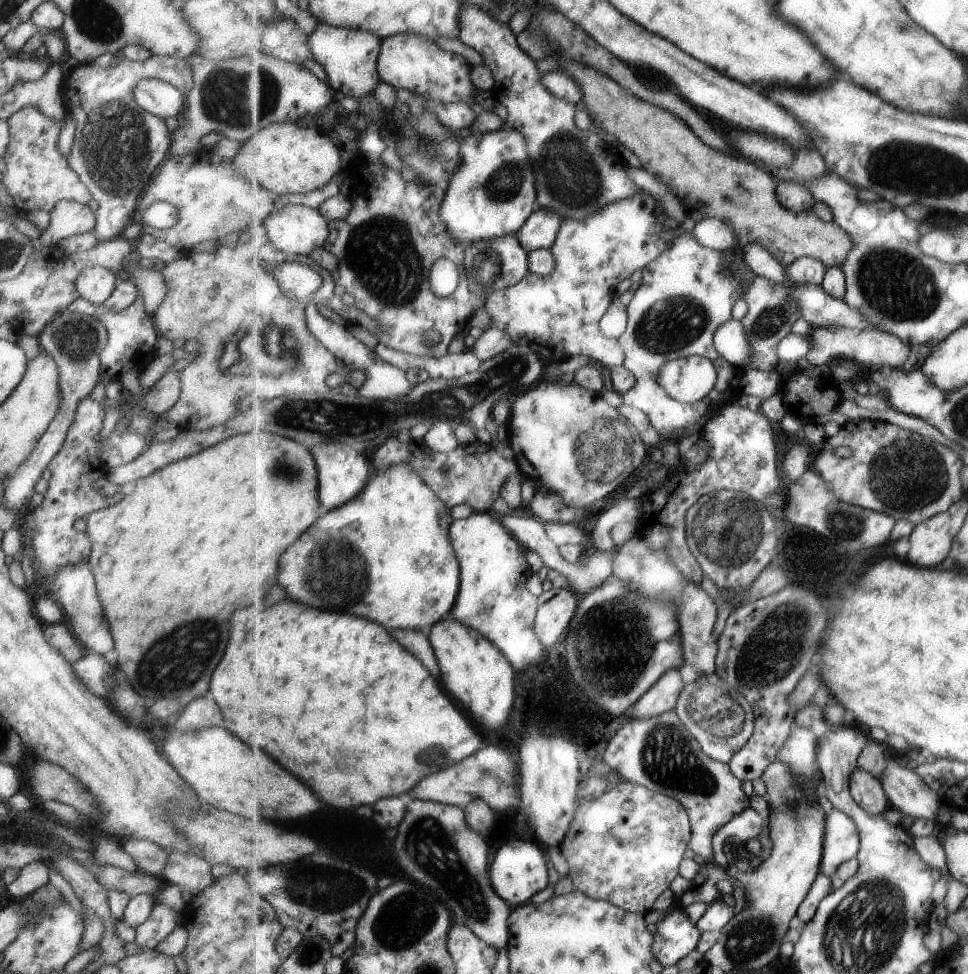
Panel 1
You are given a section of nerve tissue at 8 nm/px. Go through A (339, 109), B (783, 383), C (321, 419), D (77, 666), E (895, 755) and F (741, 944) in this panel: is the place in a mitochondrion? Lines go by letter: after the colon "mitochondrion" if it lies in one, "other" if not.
A: other
B: other
C: mitochondrion
D: other
E: other
F: mitochondrion

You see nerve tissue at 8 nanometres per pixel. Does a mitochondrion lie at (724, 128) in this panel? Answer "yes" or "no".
no

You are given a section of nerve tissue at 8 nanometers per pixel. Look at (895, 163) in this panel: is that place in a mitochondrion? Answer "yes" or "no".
yes

